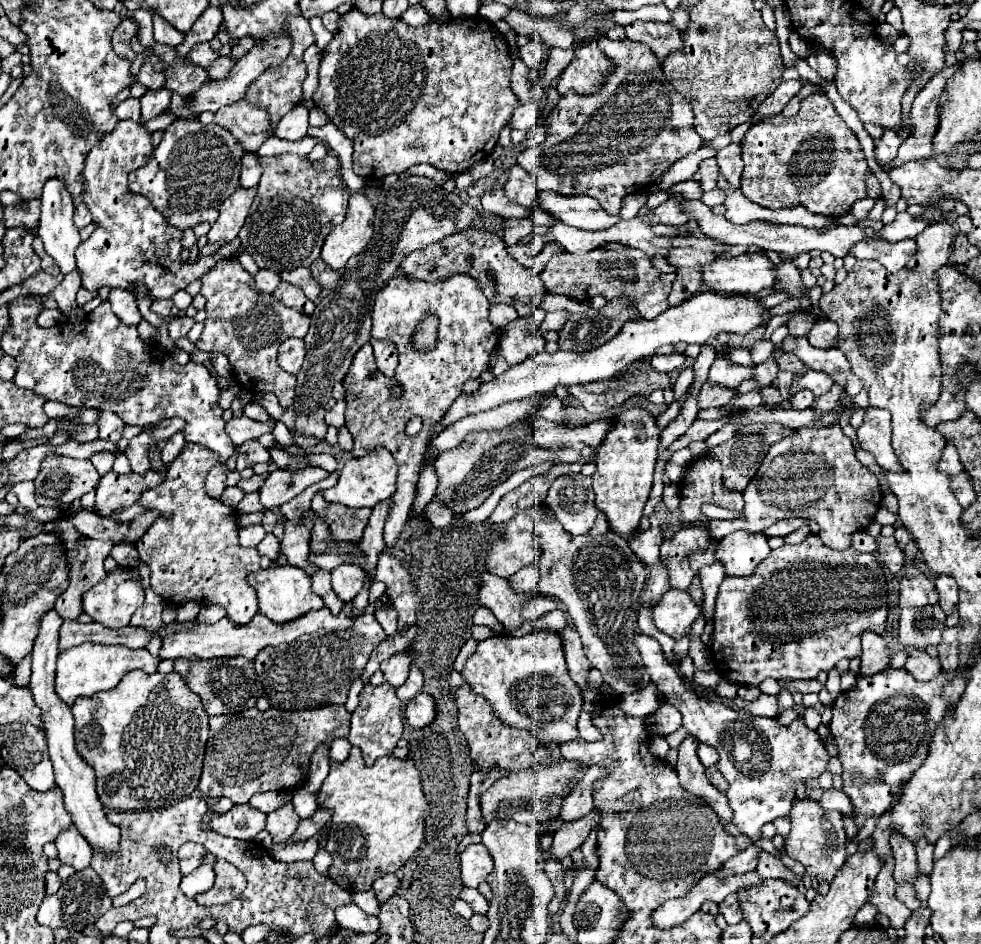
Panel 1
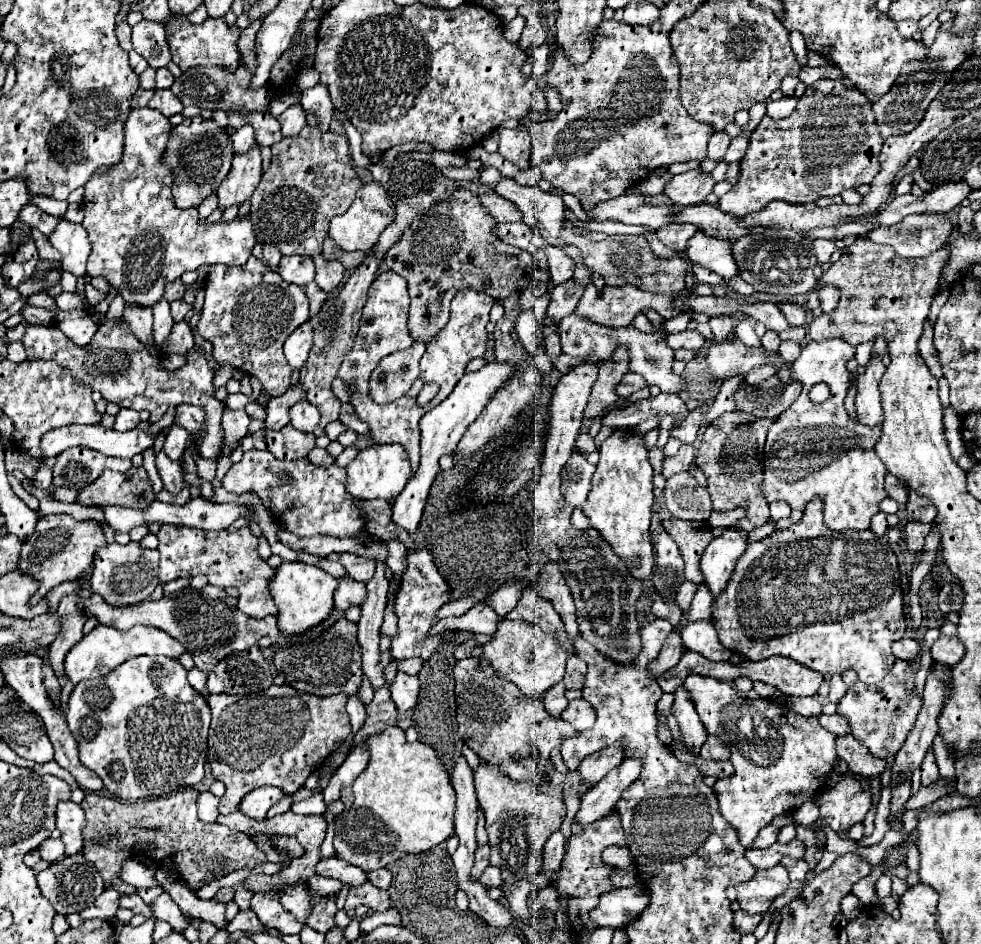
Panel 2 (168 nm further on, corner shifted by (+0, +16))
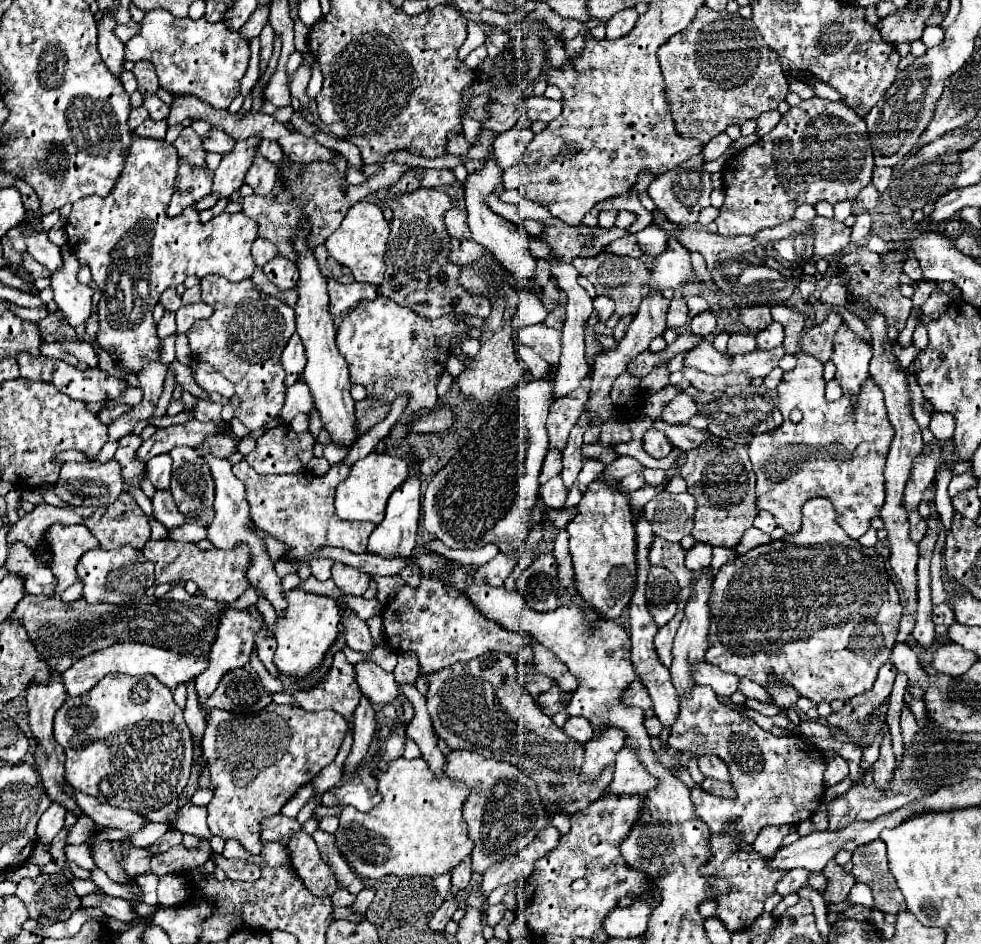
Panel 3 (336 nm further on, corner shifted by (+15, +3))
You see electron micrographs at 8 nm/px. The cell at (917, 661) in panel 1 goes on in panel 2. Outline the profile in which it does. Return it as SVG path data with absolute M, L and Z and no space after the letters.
M940 636L940 638L932 644L930 654L932 654L932 658L938 660L938 662L946 662L946 664L954 666L954 664L964 656L964 646L958 642L956 636L952 636L952 638Z

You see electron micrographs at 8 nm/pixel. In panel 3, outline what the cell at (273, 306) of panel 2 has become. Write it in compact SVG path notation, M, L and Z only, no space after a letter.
M209 275L201 279L201 291L201 299L213 307L213 315L195 321L187 331L193 359L209 363L235 385L235 395L239 397L235 417L251 431L257 431L267 425L285 403L287 387L283 383L281 353L295 333L295 311L281 299L261 293L251 279L233 283L225 277Z

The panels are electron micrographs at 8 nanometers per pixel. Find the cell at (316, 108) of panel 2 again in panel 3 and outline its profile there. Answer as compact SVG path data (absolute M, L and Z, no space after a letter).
M317 59L313 61L313 65L311 65L311 71L313 71L313 77L311 77L311 81L309 81L307 95L309 95L309 97L317 97L317 93L321 91L321 85L323 85L323 75L321 75L321 67L319 67Z

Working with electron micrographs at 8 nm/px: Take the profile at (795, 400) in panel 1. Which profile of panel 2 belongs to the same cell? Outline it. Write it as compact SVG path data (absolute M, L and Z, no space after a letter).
M776 376L756 386L742 386L736 390L736 410L754 416L780 416L802 392L800 382L784 384Z

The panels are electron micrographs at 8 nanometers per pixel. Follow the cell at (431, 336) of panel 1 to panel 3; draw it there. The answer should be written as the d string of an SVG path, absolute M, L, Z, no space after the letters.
M417 189L413 193L385 193L385 207L393 209L391 237L385 253L385 281L381 285L381 295L393 299L399 305L411 307L415 313L425 315L427 319L437 319L451 313L469 313L475 317L489 315L489 301L479 295L469 295L459 283L461 267L453 265L447 259L449 241L443 213L451 209L451 199L447 193L437 189Z

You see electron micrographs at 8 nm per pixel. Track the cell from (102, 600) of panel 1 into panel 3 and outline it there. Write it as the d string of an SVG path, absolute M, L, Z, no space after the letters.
M123 545L121 549L93 549L87 551L77 565L79 579L83 581L83 597L87 603L125 603L131 601L133 597L141 597L153 583L153 563L143 557L139 549L133 549L131 545Z

